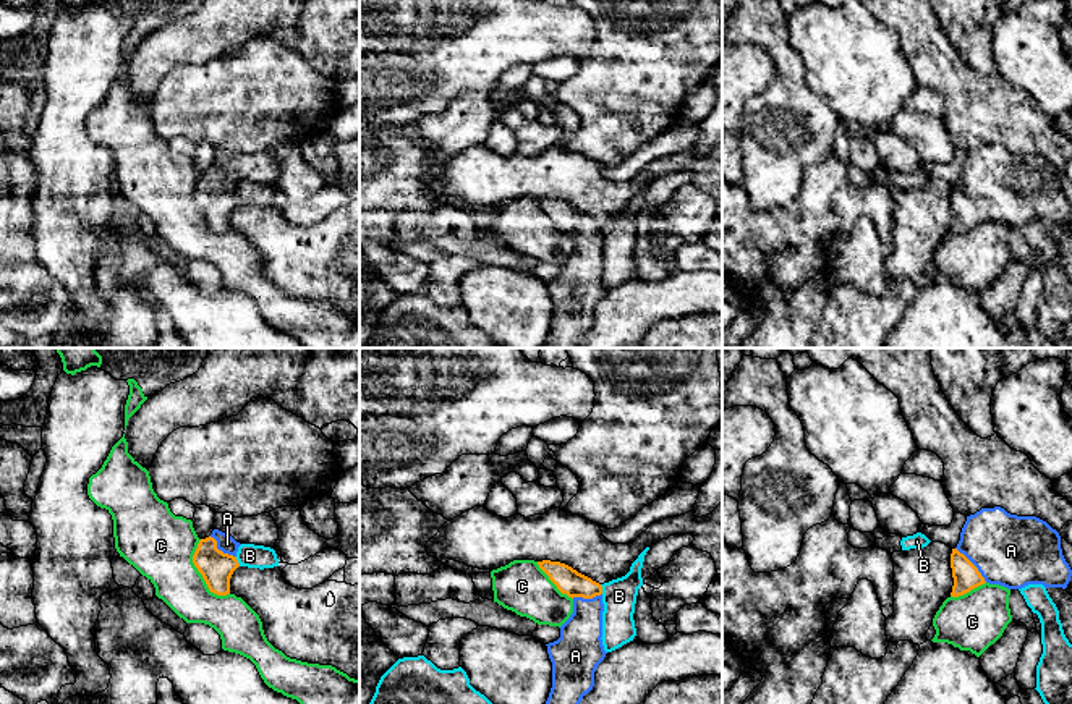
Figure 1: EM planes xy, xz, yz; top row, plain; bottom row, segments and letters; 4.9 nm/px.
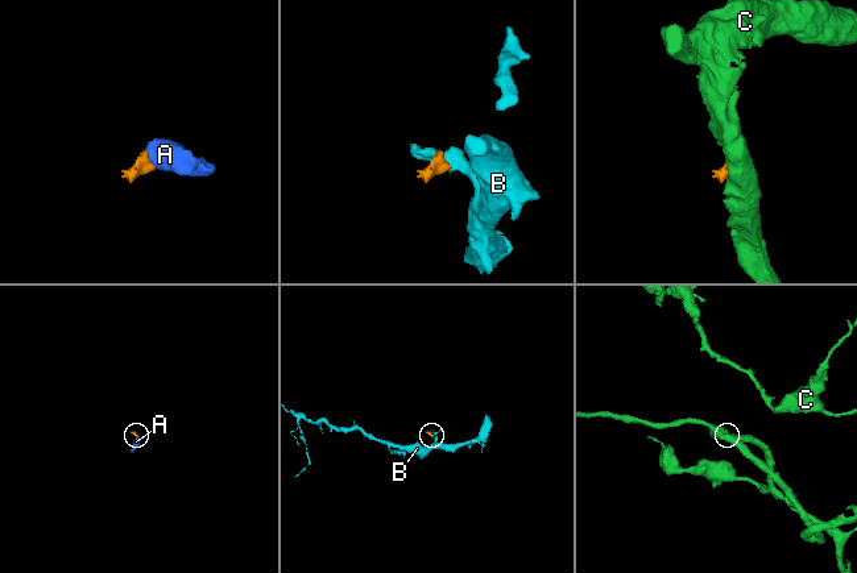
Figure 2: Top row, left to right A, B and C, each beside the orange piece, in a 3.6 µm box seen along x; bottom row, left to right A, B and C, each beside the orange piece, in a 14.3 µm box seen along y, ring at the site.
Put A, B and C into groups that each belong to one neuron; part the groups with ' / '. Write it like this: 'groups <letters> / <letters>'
groups A / B / C

